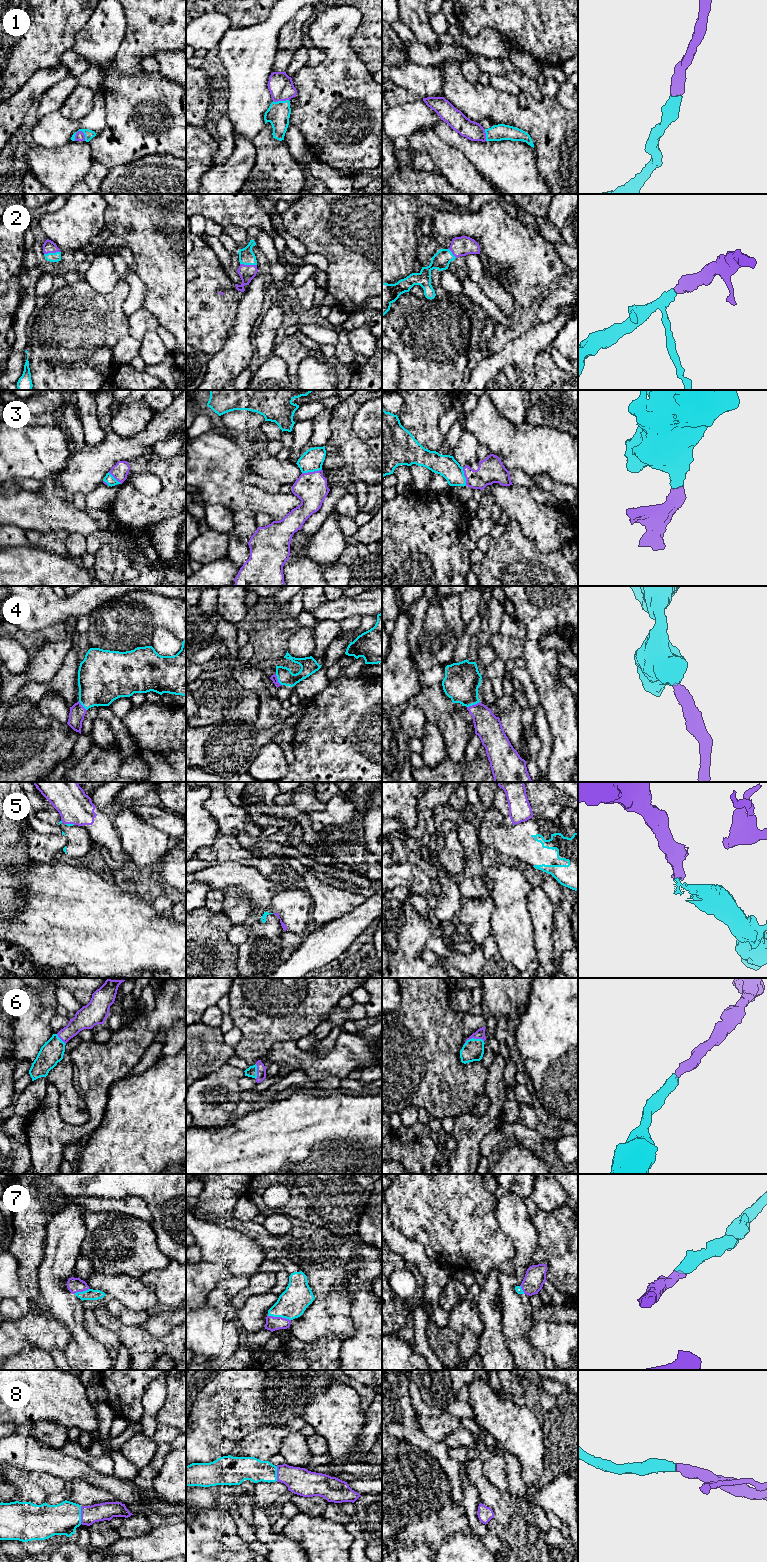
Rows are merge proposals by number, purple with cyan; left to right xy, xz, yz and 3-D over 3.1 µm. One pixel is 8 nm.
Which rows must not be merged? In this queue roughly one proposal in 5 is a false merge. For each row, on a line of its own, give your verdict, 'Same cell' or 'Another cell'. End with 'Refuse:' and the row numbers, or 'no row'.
1: Same cell
2: Same cell
3: Same cell
4: Same cell
5: Another cell
6: Same cell
7: Same cell
8: Same cell
Refuse: 5

